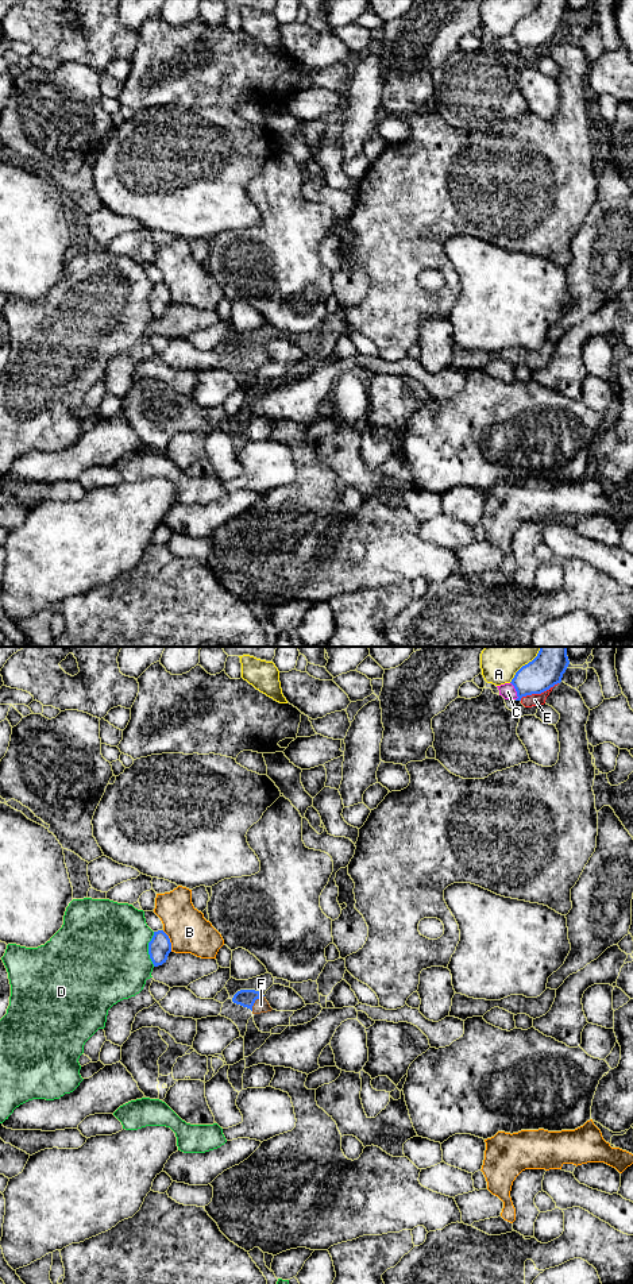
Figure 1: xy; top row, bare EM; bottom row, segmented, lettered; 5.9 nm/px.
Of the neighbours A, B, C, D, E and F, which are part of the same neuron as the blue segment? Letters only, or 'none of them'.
F

